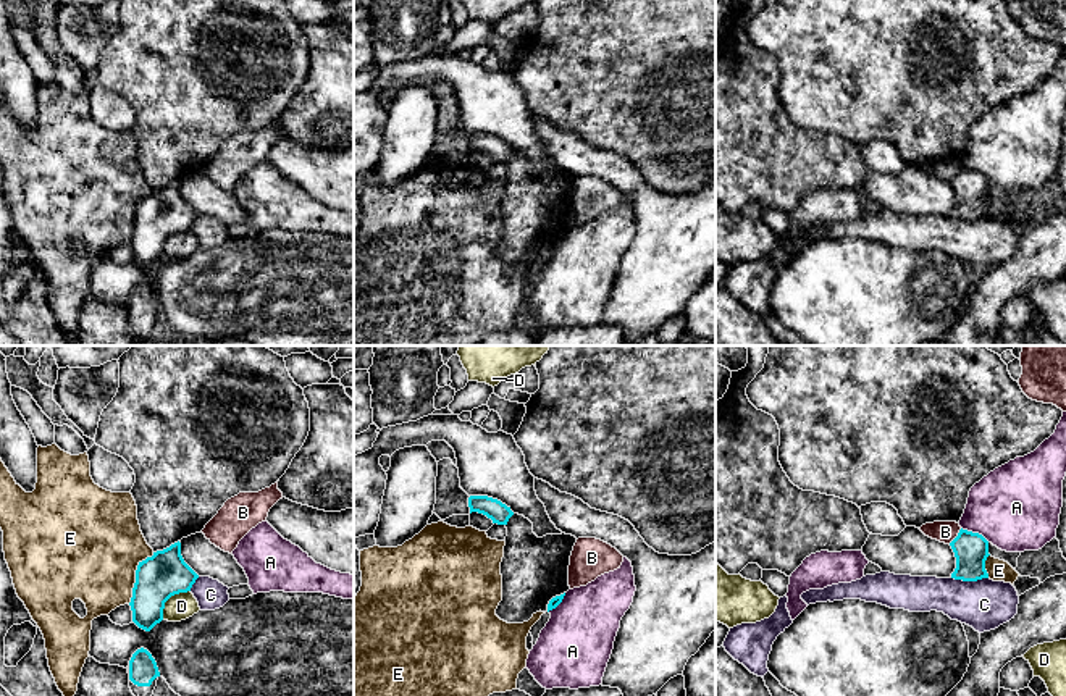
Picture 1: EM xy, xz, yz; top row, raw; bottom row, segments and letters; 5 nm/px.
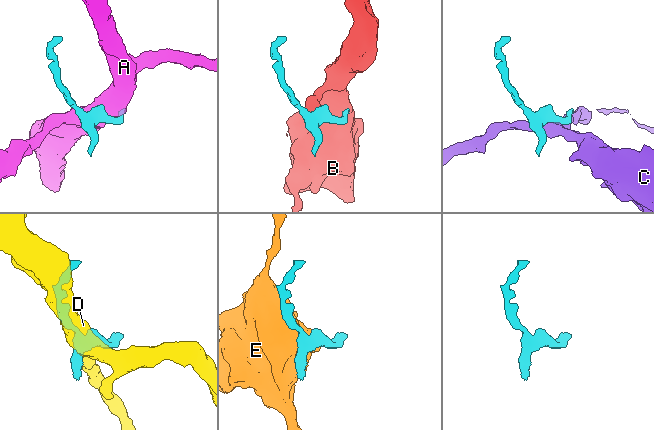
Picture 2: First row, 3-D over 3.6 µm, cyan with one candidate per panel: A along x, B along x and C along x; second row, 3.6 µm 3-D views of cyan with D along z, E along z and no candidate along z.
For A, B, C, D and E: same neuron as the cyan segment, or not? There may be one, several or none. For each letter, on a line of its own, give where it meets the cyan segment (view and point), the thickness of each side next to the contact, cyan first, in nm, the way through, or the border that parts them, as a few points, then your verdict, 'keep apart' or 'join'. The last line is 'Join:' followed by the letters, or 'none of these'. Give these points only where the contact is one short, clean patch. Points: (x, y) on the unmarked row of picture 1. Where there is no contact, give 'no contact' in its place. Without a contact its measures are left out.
A: yz (976, 171) | 180/440 nm | keep apart
B: yz (956, 175) | 180/110 nm | along yz (961, 167), (948, 181) | keep apart
C: yz (969, 218) | 180/260 nm | keep apart
D: xy (168, 236) | 220/130 nm | along xy (189, 228), (175, 231), (165, 241), (162, 257) | keep apart
E: xy (136, 215) | 220/460 nm | keep apart
Join: none of these

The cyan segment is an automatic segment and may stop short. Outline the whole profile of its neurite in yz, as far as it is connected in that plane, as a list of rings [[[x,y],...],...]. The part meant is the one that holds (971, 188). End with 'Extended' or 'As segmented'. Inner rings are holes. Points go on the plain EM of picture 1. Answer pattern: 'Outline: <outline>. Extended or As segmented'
Outline: [[[961,166],[950,184],[956,195],[956,207],[951,216],[963,220],[988,216],[985,208],[985,199],[990,194],[988,179],[982,173]]]. As segmented

